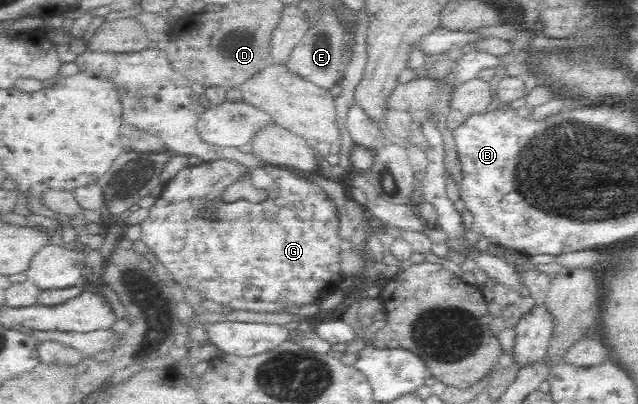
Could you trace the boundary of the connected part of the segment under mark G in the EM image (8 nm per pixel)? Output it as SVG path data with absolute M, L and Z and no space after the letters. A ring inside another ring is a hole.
M226 160L186 166L180 170L163 185L149 216L140 223L142 243L172 274L173 284L198 291L205 301L254 313L291 312L304 305L319 304L340 289L346 276L341 269L343 239L339 234L336 202L322 186L308 181L299 172L272 165L249 171L254 189L264 189L268 193L264 203L252 205L246 199L236 203L222 201L224 189L240 181L244 172L244 166Z

